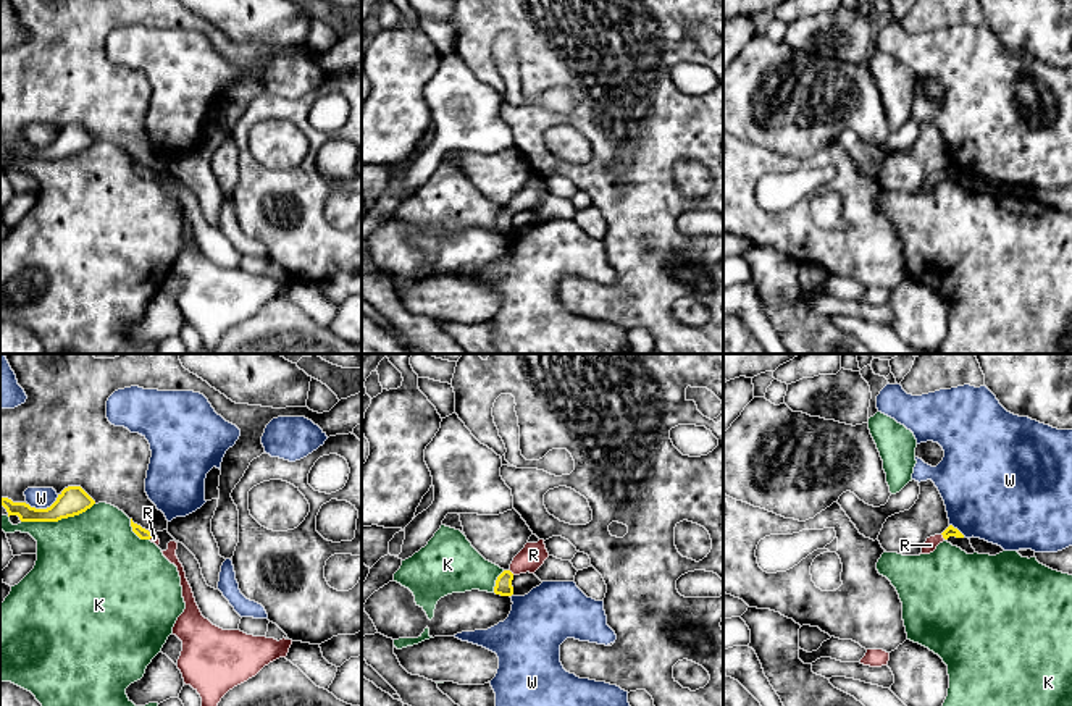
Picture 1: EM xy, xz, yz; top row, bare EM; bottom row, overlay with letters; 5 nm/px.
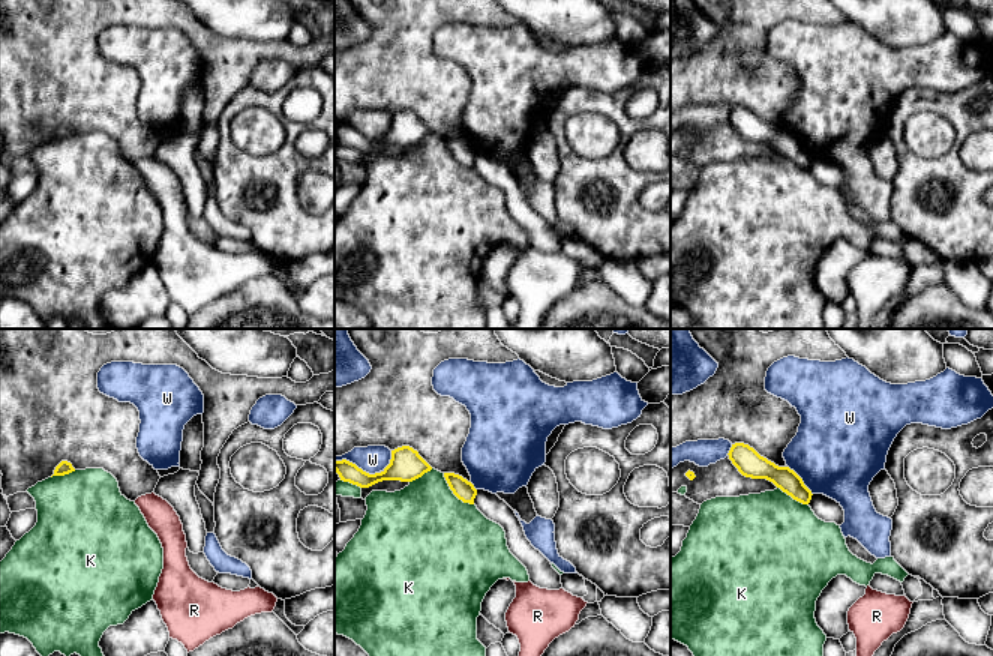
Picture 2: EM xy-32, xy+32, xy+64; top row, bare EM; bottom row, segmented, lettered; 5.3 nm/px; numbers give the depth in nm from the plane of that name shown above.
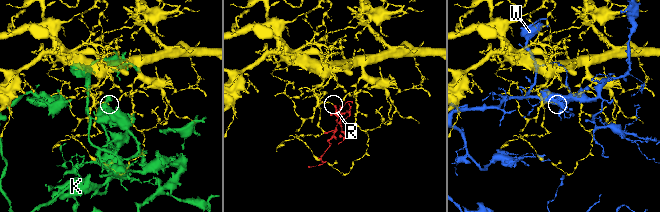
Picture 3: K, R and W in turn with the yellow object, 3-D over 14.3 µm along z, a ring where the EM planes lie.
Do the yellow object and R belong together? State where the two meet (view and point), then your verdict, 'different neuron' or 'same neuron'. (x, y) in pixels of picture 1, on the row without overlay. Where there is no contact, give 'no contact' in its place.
yz (943, 175) | same neuron

